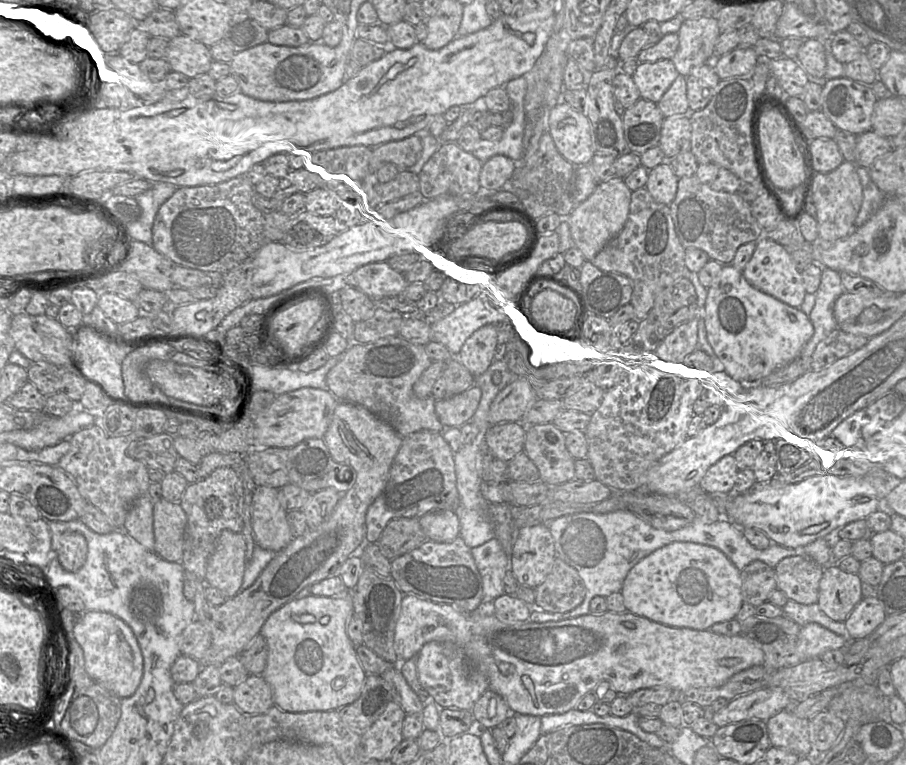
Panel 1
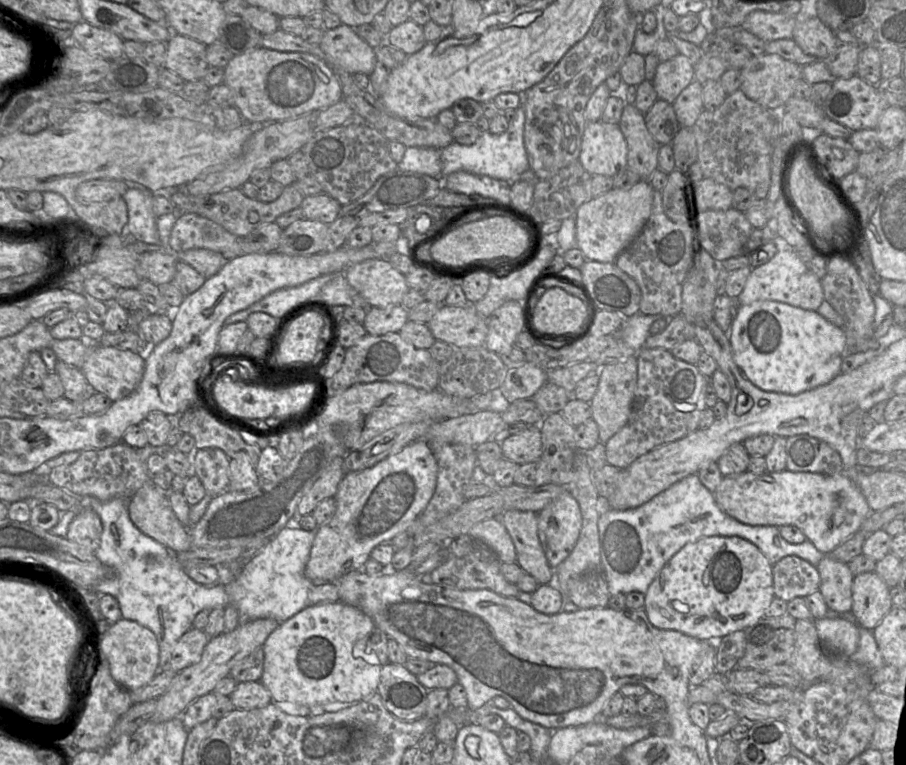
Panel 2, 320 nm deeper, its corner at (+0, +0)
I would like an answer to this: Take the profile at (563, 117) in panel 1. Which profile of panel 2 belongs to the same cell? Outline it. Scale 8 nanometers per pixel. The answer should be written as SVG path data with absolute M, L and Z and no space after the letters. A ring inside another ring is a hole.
M587 122L578 161L592 176L613 177L627 167L627 143L618 125Z

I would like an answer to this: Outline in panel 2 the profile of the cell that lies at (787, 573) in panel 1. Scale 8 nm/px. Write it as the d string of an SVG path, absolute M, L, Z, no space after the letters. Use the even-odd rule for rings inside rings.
M824 555L816 565L820 575L819 590L831 612L845 613L851 610L851 585L853 574L845 563L830 555Z

